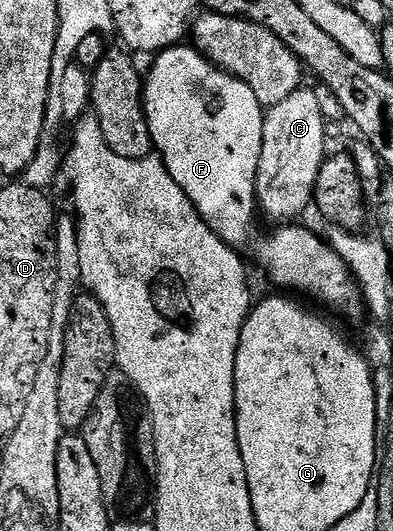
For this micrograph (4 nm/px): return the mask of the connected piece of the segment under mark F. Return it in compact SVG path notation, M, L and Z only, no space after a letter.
M178 45L168 47L167 50L160 52L152 60L153 68L143 83L143 94L145 96L145 116L149 132L153 138L153 145L156 154L163 160L169 175L183 189L183 193L193 202L193 208L201 215L203 222L219 236L222 241L228 243L234 249L242 249L253 239L253 222L259 219L259 208L257 206L257 170L259 169L259 157L263 153L263 125L265 124L265 111L257 94L251 89L251 85L244 83L239 77L229 74L228 71L222 71L216 67L211 60L206 59L196 46Z

